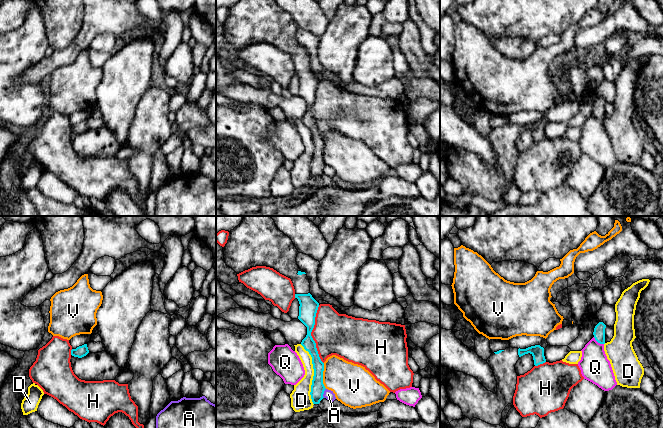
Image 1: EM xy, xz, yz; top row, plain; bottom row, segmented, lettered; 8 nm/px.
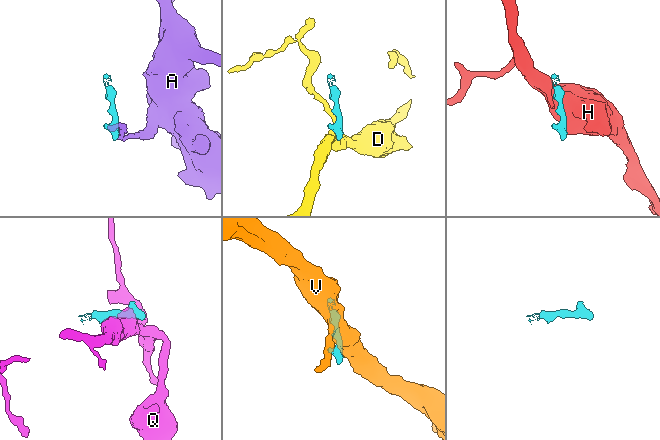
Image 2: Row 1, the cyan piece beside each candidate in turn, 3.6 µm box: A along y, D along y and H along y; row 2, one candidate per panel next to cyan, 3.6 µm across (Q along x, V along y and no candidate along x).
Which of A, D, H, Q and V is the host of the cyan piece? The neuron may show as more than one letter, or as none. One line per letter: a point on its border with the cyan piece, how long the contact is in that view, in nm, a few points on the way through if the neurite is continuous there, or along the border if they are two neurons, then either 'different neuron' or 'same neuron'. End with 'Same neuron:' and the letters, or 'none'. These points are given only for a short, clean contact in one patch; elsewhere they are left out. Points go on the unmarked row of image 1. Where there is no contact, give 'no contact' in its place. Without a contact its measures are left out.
A: meets cyan in xz at (323, 169); contact 80 nm long; border along xz (325, 164), (323, 173); different neuron
D: meets cyan in xz at (314, 150); contact 500 nm long; border along xz (300, 120), (311, 133), (313, 155), (310, 174), (313, 180); different neuron
H: meets cyan in xz at (310, 110); contact 480 nm long; different neuron
Q: meets cyan in yz at (598, 118); contact 110 nm long; border along yz (593, 113), (603, 120); different neuron
V: meets cyan in xz at (322, 152); contact 200 nm long; different neuron
Same neuron: none

